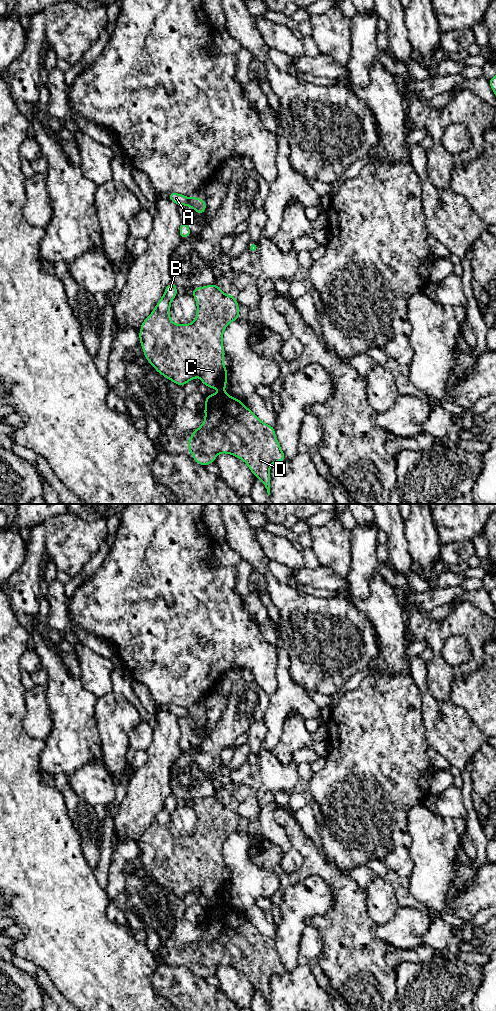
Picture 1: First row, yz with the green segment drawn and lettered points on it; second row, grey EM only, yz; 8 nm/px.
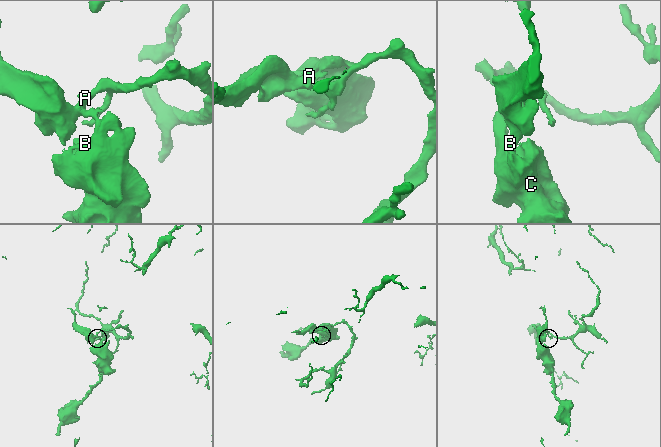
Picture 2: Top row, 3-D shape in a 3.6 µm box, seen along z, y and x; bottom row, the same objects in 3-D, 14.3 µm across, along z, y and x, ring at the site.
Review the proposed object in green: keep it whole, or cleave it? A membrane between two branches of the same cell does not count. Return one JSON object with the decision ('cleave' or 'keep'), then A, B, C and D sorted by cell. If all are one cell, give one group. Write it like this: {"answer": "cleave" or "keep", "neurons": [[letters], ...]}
{"answer": "cleave", "neurons": [["A"], ["B", "C", "D"]]}

